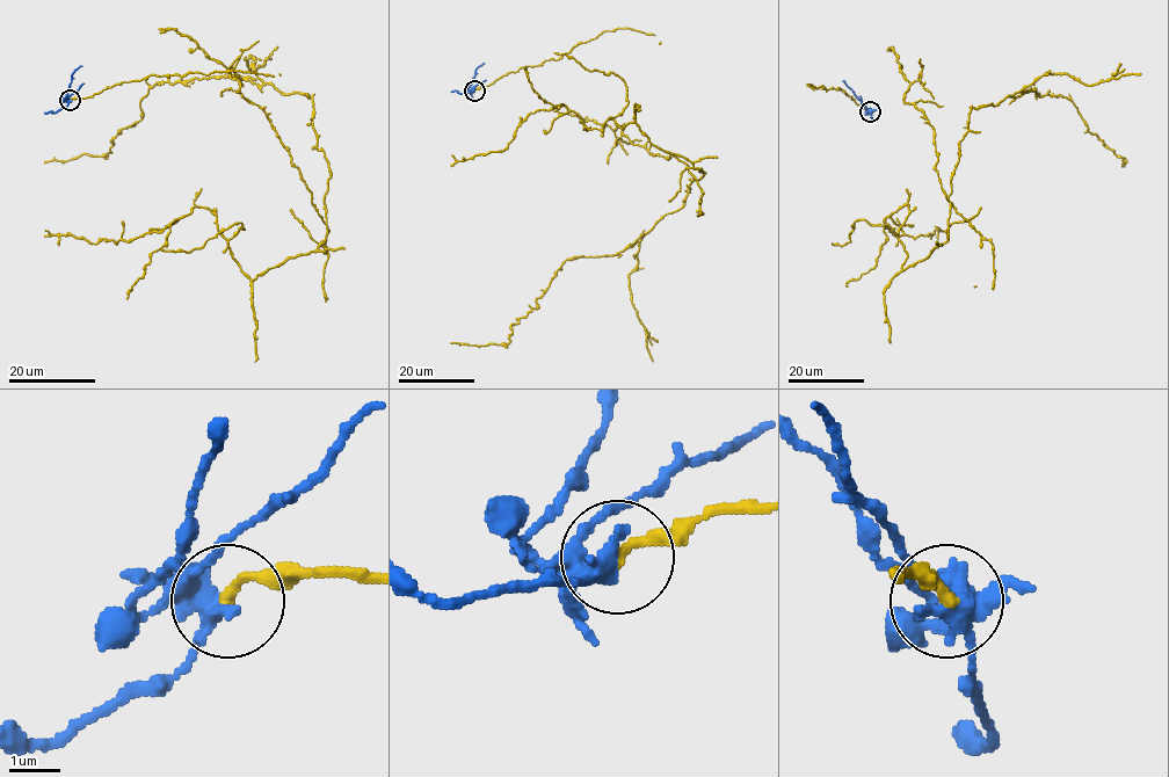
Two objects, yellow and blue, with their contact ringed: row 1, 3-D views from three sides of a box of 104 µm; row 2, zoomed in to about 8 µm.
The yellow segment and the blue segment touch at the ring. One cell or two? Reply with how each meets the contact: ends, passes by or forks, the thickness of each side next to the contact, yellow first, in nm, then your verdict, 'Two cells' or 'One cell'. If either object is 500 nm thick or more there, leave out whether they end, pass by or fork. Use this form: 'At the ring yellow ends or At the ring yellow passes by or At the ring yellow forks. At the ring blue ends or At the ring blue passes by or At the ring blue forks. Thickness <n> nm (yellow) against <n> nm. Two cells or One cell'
At the ring yellow ends. At the ring blue passes by. Thickness 240 nm (yellow) against 360 nm. Two cells

